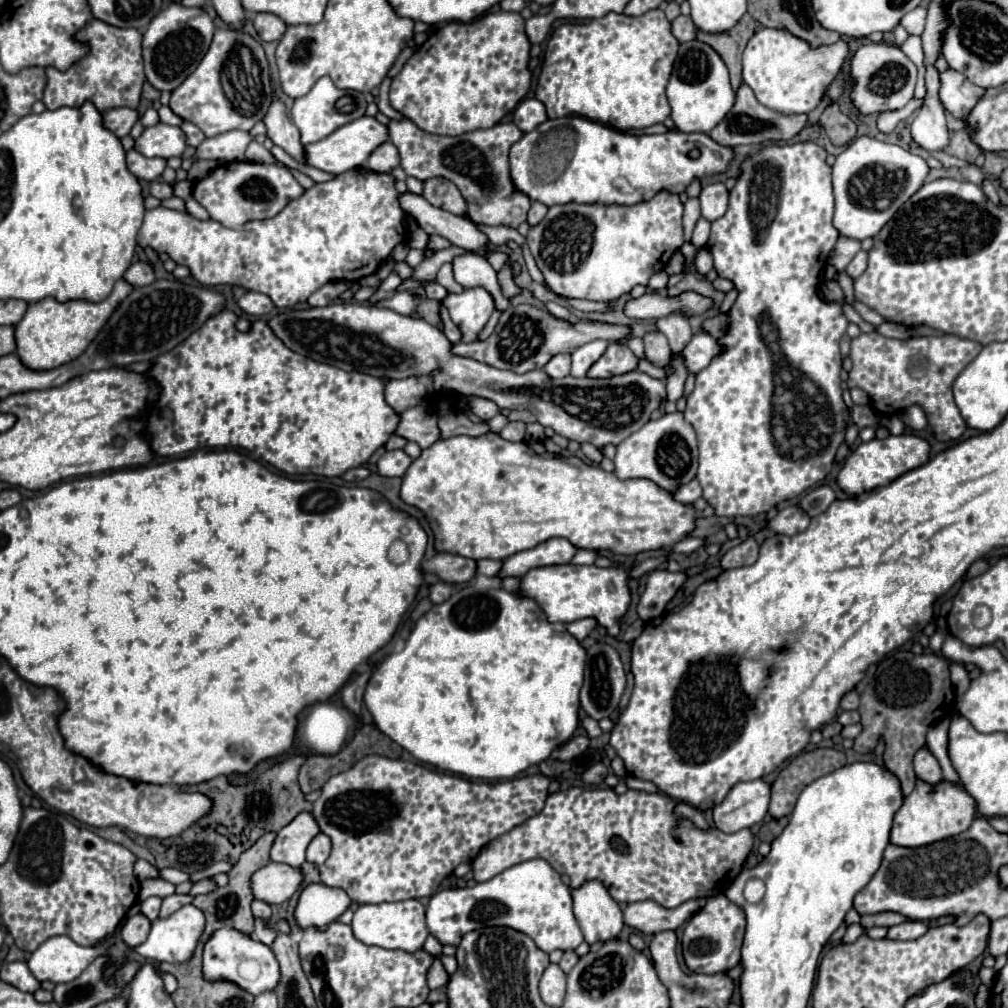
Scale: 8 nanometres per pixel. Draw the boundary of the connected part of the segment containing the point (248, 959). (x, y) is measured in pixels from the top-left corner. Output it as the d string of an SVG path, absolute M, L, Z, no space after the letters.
M219 929L207 941L203 949L203 975L209 981L227 979L237 983L241 989L251 995L261 995L263 991L273 991L279 983L279 963L271 951L271 947L243 935L235 929Z

